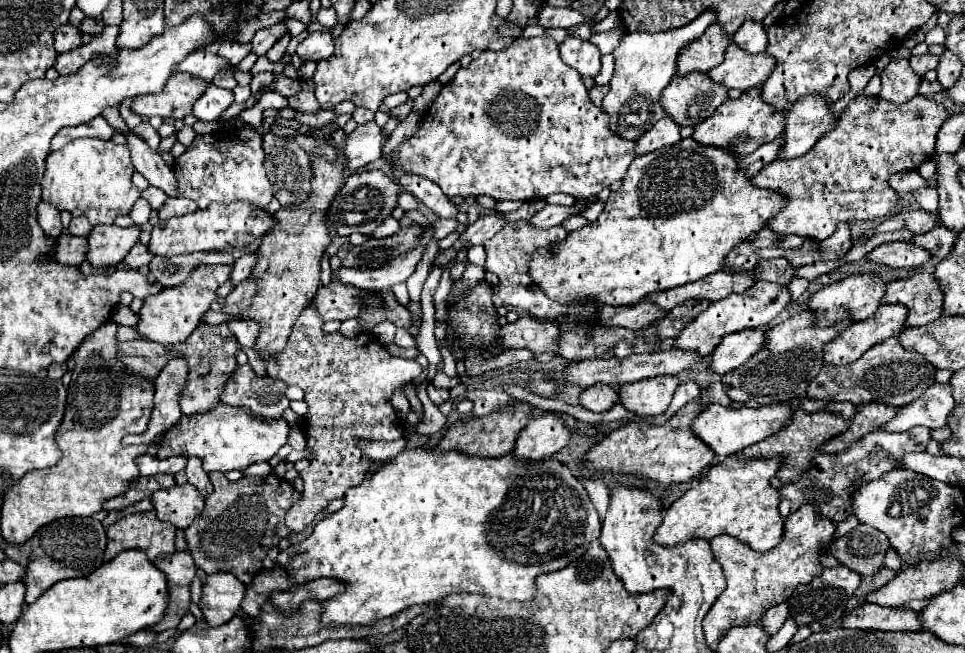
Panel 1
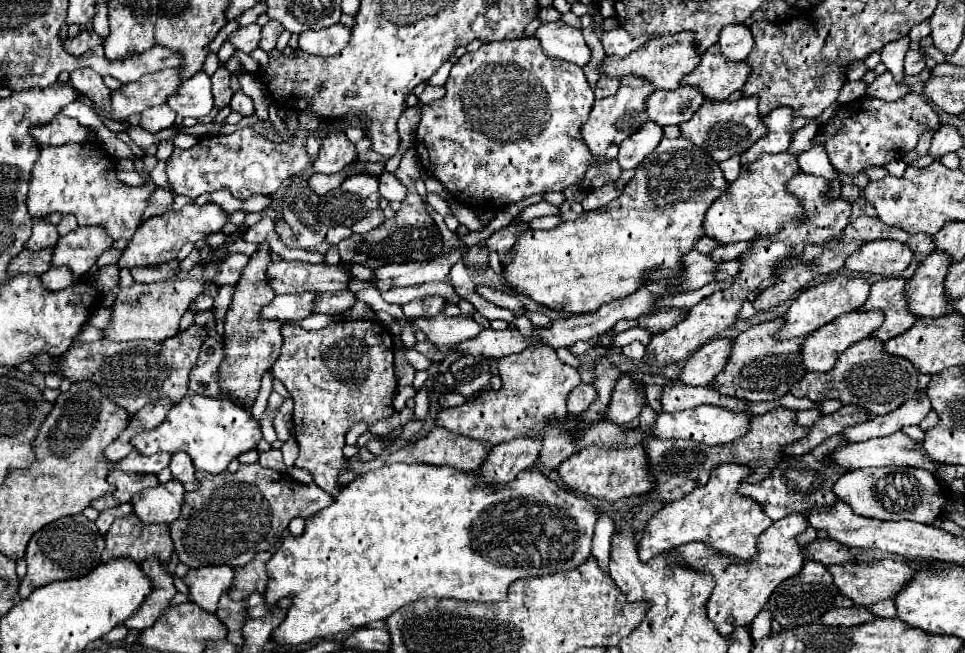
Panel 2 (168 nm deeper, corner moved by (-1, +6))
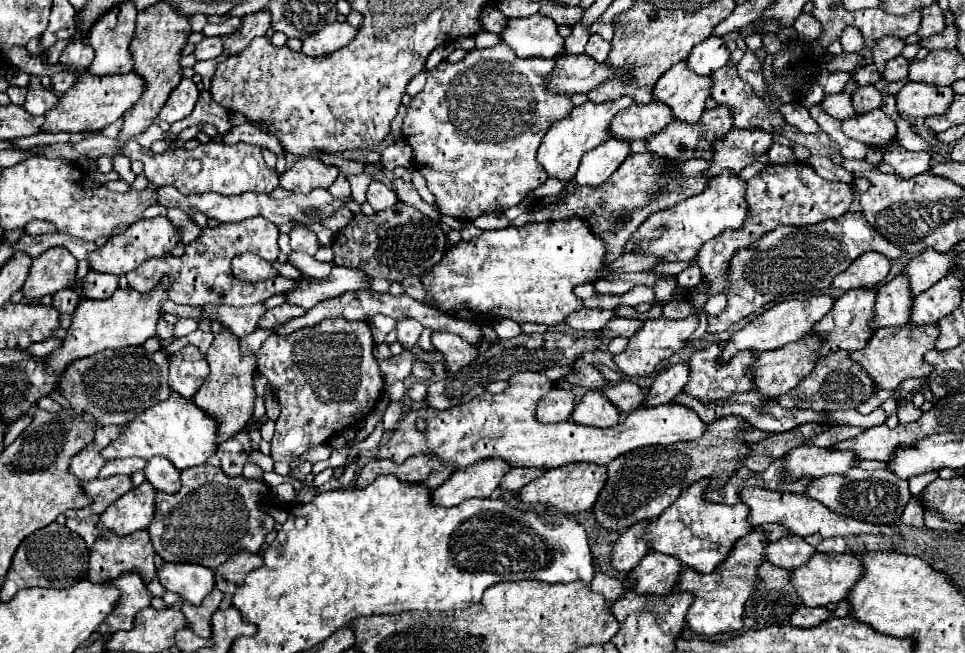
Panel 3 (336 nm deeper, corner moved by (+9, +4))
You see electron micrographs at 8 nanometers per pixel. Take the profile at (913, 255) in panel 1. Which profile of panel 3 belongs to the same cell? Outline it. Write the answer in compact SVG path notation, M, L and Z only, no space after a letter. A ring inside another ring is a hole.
M877 251L863 253L843 273L839 273L833 279L833 287L843 291L859 289L859 287L873 289L881 281L885 281L885 277L889 275L889 269L891 269L891 259L879 255Z

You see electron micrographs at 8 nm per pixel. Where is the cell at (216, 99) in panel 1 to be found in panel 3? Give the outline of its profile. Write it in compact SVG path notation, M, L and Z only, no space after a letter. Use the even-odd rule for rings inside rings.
M181 79L179 87L175 87L167 99L167 103L163 105L163 109L159 111L159 119L167 121L169 125L189 117L195 109L195 103L199 99L199 91L197 85L193 83L193 79Z

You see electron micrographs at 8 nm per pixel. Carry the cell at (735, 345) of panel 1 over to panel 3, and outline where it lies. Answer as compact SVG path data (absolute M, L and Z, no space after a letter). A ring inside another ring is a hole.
M685 361L669 367L667 371L663 371L651 385L651 395L647 397L647 405L663 405L669 403L675 395L679 395L683 391L683 387L689 381L689 365Z

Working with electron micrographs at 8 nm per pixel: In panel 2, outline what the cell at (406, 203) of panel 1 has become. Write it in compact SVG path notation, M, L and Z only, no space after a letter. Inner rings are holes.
M383 173L379 179L379 193L387 201L403 201L407 189L393 173Z

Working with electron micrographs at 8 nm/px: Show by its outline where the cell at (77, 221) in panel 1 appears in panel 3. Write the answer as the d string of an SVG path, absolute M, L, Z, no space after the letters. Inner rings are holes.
M31 221L31 223L27 223L25 231L27 231L29 235L43 235L43 233L53 233L53 231L57 231L57 227L55 227L53 223L47 223L47 221Z

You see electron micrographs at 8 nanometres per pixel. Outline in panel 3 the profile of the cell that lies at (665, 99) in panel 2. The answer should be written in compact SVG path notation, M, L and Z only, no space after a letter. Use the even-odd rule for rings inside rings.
M651 101L647 105L633 103L631 107L619 111L611 121L613 137L635 141L647 139L663 129L663 125L671 123L671 109L663 107L661 101Z

